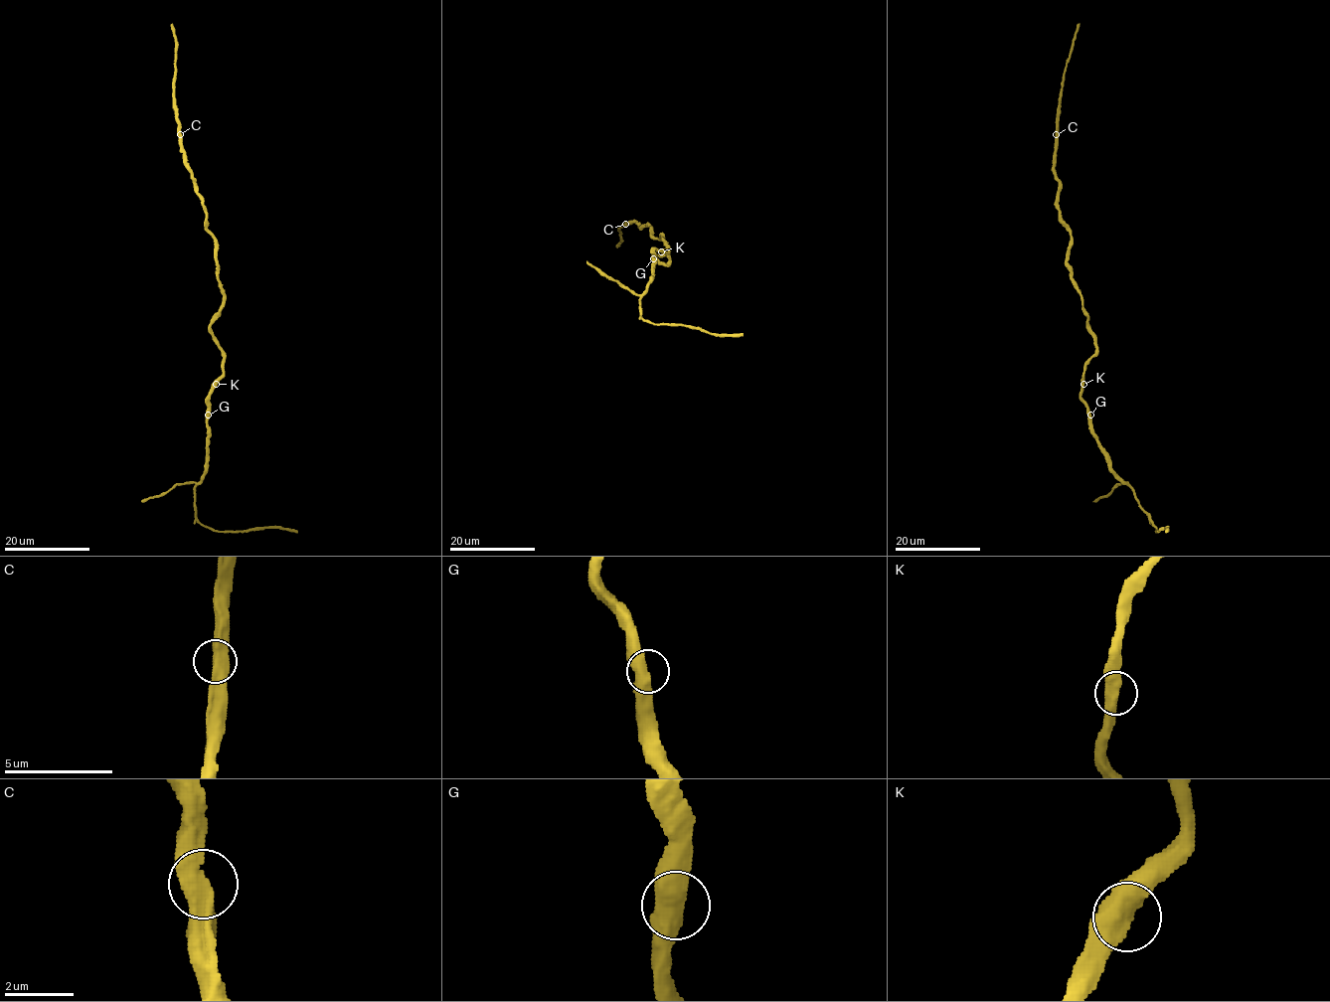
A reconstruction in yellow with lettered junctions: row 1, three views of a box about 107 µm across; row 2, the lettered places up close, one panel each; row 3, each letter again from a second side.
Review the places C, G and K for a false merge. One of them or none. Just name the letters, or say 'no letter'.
no letter

